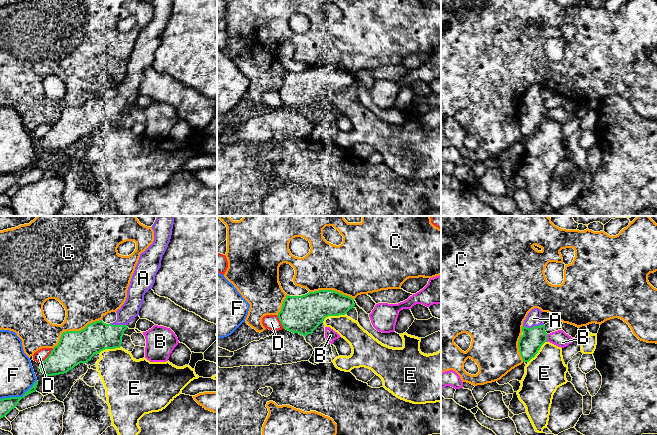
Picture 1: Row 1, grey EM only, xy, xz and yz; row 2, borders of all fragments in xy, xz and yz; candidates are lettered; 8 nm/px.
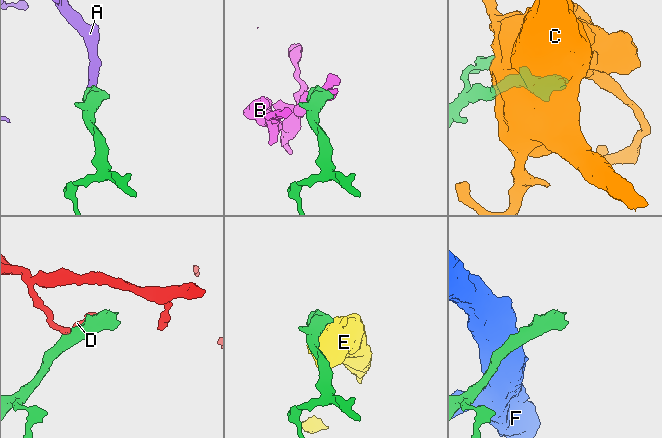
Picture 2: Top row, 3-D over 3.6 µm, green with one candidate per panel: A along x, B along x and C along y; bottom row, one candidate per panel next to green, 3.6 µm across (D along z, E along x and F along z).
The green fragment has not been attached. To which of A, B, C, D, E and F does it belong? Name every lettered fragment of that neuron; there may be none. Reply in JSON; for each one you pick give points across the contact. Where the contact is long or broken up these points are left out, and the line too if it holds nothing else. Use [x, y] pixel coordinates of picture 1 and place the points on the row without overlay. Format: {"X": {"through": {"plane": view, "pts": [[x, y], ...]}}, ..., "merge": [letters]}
{"A": {"through": {"plane": "yz", "pts": [[529, 120], [533, 114], [533, 102], [533, 94]]}}, "merge": ["A"]}

